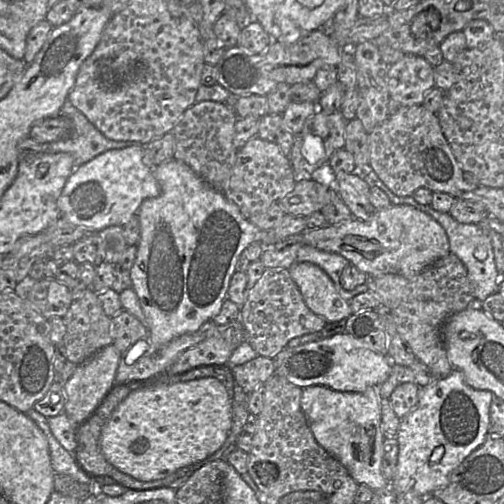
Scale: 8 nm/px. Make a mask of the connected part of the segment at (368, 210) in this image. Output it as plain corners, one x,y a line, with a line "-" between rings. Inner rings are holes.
337,172
331,185
350,210
352,217
368,220
375,212
369,199
369,185
353,173

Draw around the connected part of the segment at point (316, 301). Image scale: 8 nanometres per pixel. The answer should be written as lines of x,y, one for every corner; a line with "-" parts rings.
295,262
288,270
308,308
326,323
345,320
352,314
348,301
342,298
331,278
319,266

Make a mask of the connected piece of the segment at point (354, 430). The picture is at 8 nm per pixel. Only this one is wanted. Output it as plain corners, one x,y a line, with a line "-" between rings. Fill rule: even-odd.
313,385
303,388
301,395
301,409
317,443
335,457
358,484
365,484
373,491
385,490
389,483
381,471
384,435
381,430
380,398
378,387
374,386
363,392
340,392

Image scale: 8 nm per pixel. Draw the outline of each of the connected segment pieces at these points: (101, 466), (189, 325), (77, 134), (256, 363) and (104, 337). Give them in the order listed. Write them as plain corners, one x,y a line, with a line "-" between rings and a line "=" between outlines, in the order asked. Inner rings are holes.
119,393
110,396
96,411
91,412
82,423
78,443
80,462
90,472
108,476
128,490
150,490
159,486
170,485
182,477
189,468
182,468
163,479
144,482
120,472
103,456
100,450
101,430
122,400
124,400
124,397
=
172,158
154,167
153,172
160,184
161,193
158,197
145,199
137,212
140,222
140,239
136,245
137,254
131,268
130,277
132,281
131,288
140,301
150,339
158,344
165,344
185,333
197,331
204,322
212,320
220,312
223,301
227,298
229,283
236,272
236,264
242,252
251,243
261,242
266,239
267,231
258,228
248,218
245,218
235,203
228,200
222,192
212,188
185,163
=
68,99
64,102
59,115
71,121
71,135
58,141
42,144
47,145
48,153
70,153
74,158
74,169
107,150
142,145
138,142
108,139
=
257,355
256,358
242,365
232,367
236,383
245,394
264,386
265,382
275,374
274,361
268,357
=
88,288
80,299
72,301
62,319
66,327
63,346
67,361
82,364
97,351
112,343
111,317
104,312
98,293
92,288

